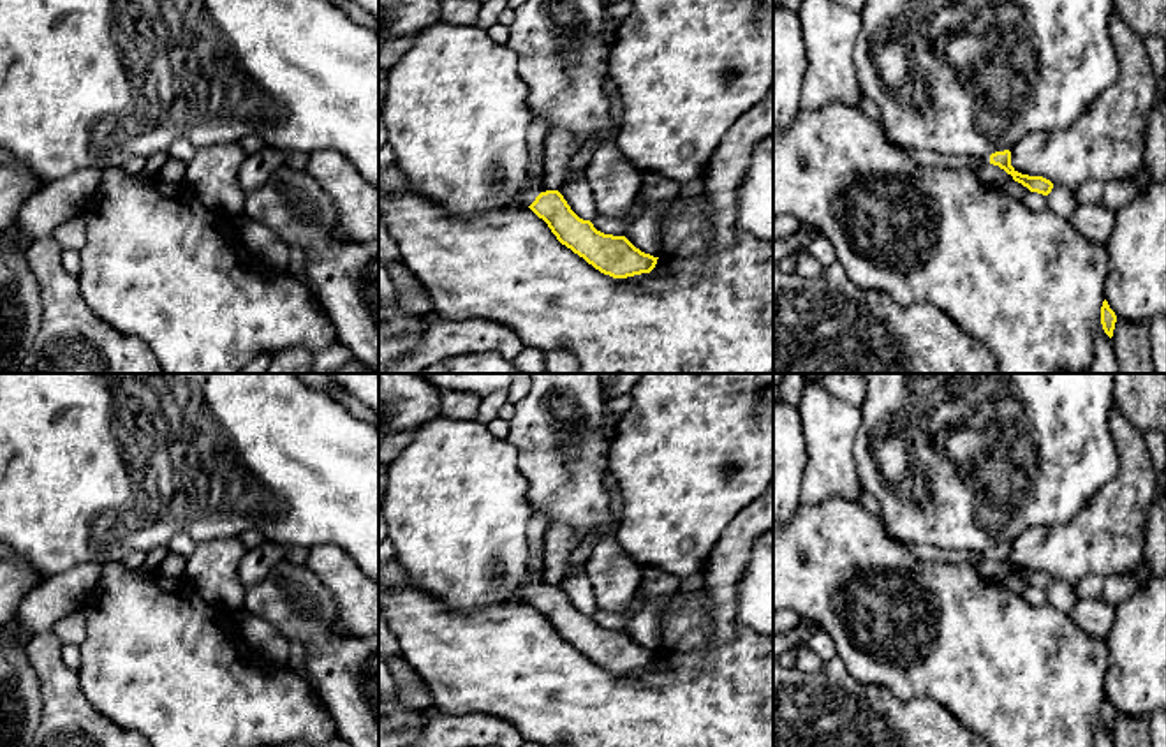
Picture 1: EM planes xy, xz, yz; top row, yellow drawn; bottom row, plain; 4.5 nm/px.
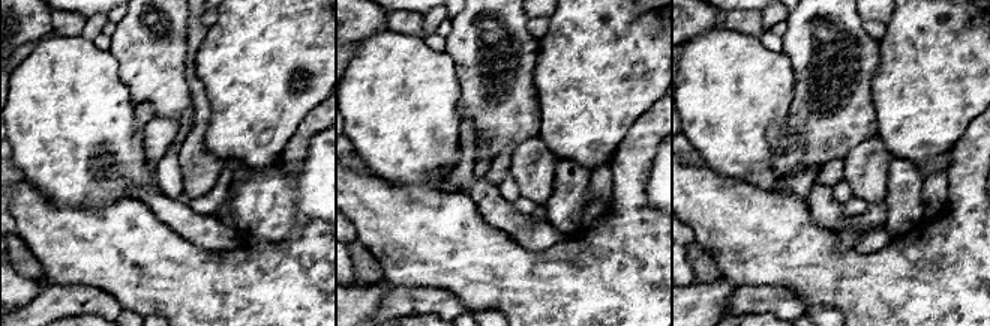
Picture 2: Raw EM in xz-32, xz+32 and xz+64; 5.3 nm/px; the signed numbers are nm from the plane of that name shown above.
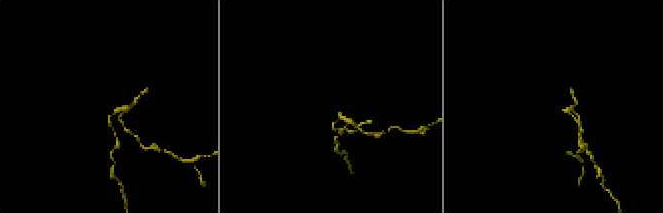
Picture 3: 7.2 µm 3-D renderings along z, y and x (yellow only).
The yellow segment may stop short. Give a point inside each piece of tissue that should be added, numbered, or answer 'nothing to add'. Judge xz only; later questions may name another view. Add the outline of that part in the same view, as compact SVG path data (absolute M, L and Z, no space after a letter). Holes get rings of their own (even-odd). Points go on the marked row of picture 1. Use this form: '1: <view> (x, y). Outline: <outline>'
1: xz (539, 129). Outline: M534 118L527 134L527 144L530 153L530 181L516 197L523 208L528 208L541 194L537 181L542 176L544 141L548 134L550 134L550 122L546 118Z

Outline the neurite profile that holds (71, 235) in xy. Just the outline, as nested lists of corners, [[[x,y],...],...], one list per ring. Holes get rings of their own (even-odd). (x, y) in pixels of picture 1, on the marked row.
[[[76,215],[63,222],[55,229],[53,238],[63,250],[81,250],[86,243],[85,217]]]

